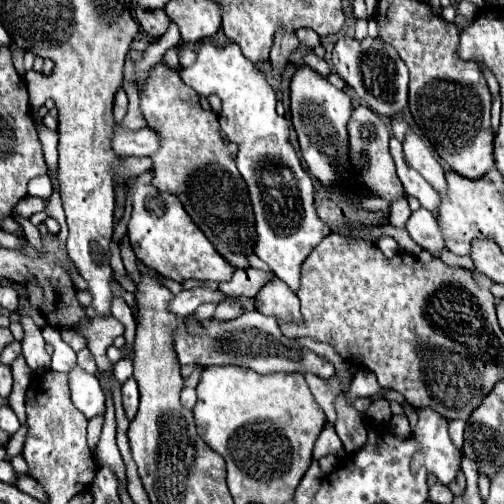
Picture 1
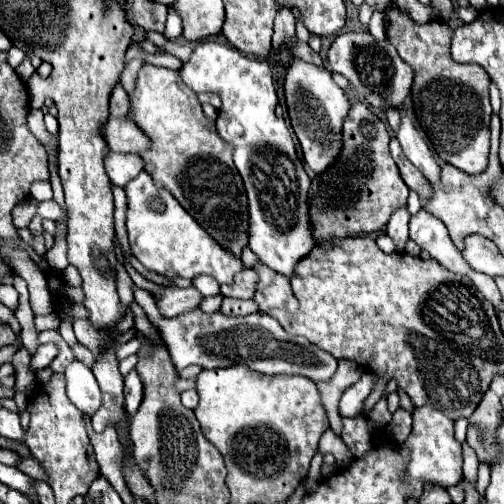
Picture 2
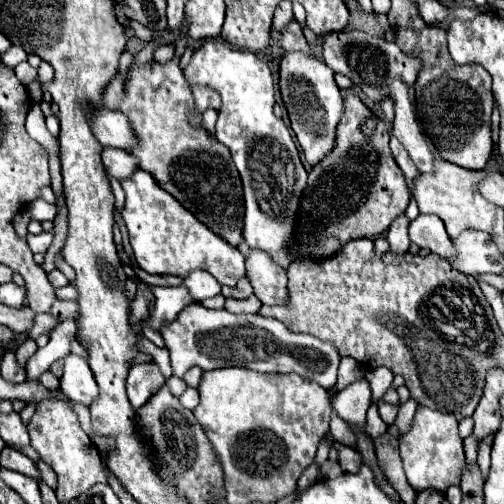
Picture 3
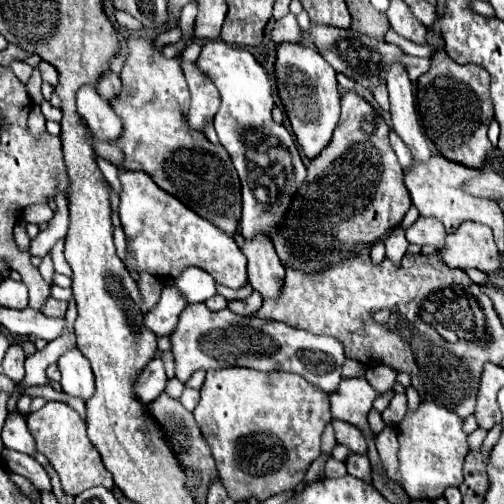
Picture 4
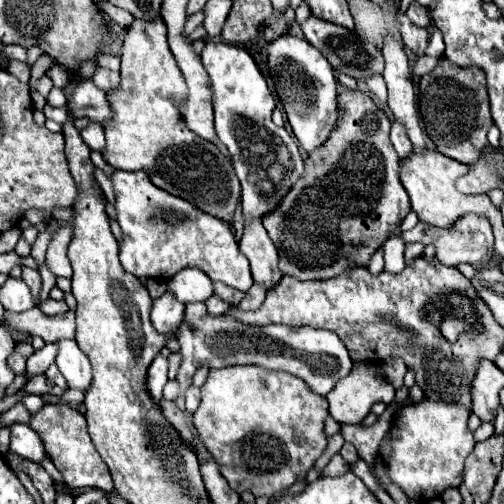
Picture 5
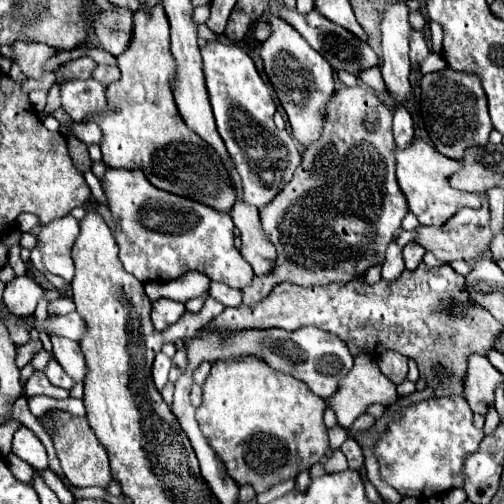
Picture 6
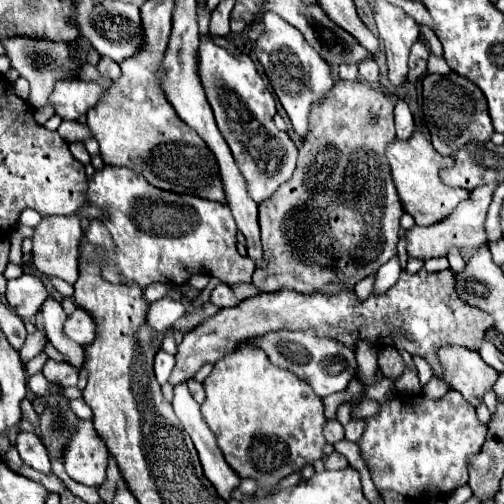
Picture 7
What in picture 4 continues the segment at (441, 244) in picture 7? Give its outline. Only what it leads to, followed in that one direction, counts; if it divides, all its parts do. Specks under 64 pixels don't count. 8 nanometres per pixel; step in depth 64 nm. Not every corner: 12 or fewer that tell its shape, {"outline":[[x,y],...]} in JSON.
{"outline":[[464,222],[438,254],[460,270],[502,266],[492,230]]}

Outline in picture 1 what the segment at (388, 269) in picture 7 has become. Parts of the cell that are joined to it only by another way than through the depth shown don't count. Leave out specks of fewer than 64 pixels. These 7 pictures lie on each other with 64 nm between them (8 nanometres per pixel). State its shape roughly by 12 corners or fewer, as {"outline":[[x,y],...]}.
{"outline":[[400,198],[390,208],[388,224],[406,228],[408,200]]}

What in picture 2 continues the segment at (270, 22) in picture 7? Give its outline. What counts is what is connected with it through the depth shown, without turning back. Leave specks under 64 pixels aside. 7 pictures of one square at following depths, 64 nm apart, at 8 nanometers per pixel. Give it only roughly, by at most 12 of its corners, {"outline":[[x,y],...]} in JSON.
{"outline":[[292,58],[284,94],[304,162],[340,154],[350,102],[326,68]]}

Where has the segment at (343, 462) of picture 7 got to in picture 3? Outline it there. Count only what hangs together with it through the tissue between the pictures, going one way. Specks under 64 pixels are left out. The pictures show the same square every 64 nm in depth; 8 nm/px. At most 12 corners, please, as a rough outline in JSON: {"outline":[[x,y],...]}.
{"outline":[[326,460],[320,466],[324,478],[338,478],[344,474],[340,464]]}

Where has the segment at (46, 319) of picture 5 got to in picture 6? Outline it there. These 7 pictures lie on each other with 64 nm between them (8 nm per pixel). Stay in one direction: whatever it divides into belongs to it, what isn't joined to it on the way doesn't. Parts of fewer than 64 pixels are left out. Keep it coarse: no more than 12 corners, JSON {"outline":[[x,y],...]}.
{"outline":[[78,312],[44,320],[50,334],[82,340],[86,324]]}

